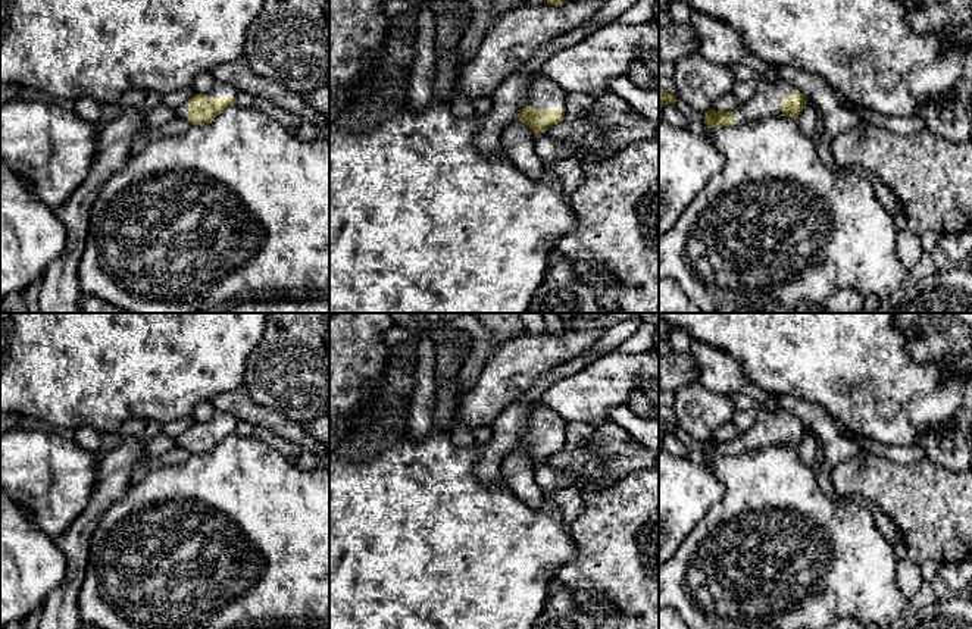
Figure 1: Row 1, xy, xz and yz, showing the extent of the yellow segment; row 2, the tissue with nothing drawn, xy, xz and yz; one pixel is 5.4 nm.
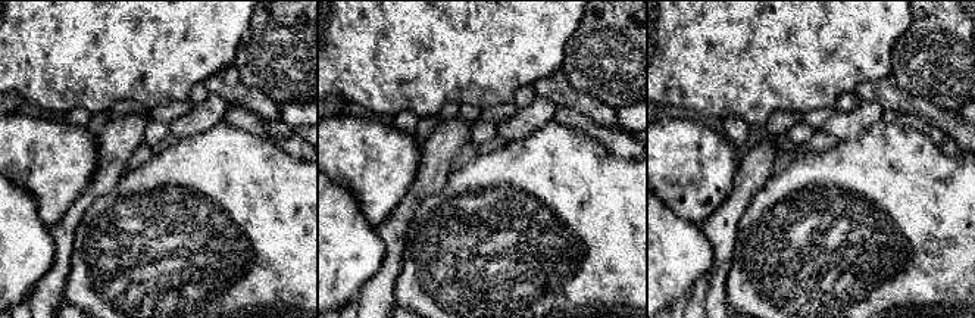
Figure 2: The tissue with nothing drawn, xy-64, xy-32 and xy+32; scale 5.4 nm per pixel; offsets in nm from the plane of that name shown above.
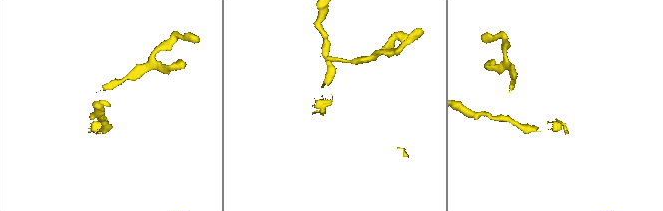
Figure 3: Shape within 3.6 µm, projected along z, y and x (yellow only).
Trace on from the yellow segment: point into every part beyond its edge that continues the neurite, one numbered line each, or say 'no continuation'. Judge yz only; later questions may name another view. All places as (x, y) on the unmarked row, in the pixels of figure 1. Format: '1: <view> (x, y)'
1: yz (768, 429)

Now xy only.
1: xy (219, 418)

